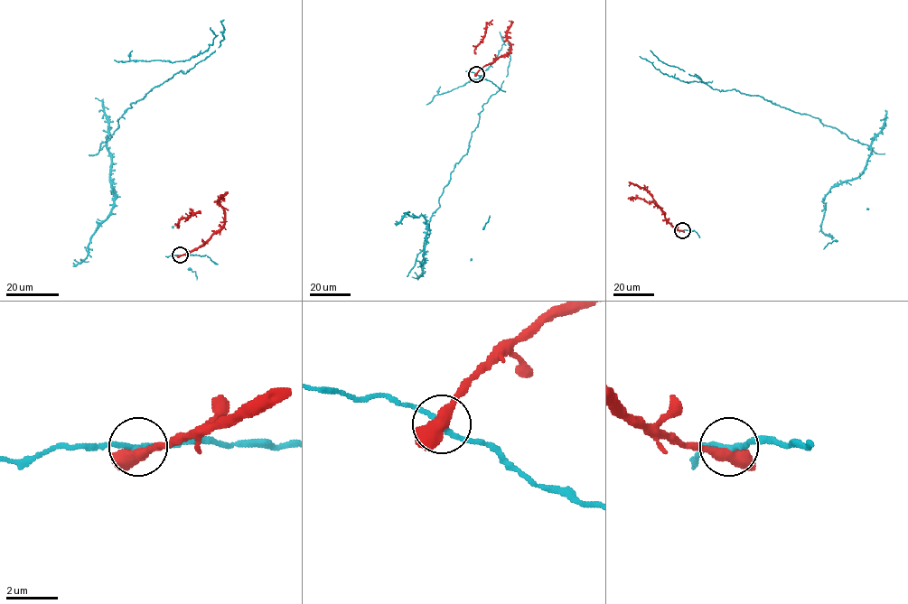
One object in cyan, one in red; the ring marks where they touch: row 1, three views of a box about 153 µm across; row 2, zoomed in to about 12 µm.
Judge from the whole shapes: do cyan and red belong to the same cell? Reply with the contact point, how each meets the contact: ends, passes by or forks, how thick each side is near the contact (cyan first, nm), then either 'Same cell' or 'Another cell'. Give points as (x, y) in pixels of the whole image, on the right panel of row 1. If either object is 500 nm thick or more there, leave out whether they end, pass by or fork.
Place: (682, 230). At the ring cyan passes by. At the ring red passes by. Thickness 180 nm (cyan) against 480 nm. Another cell

